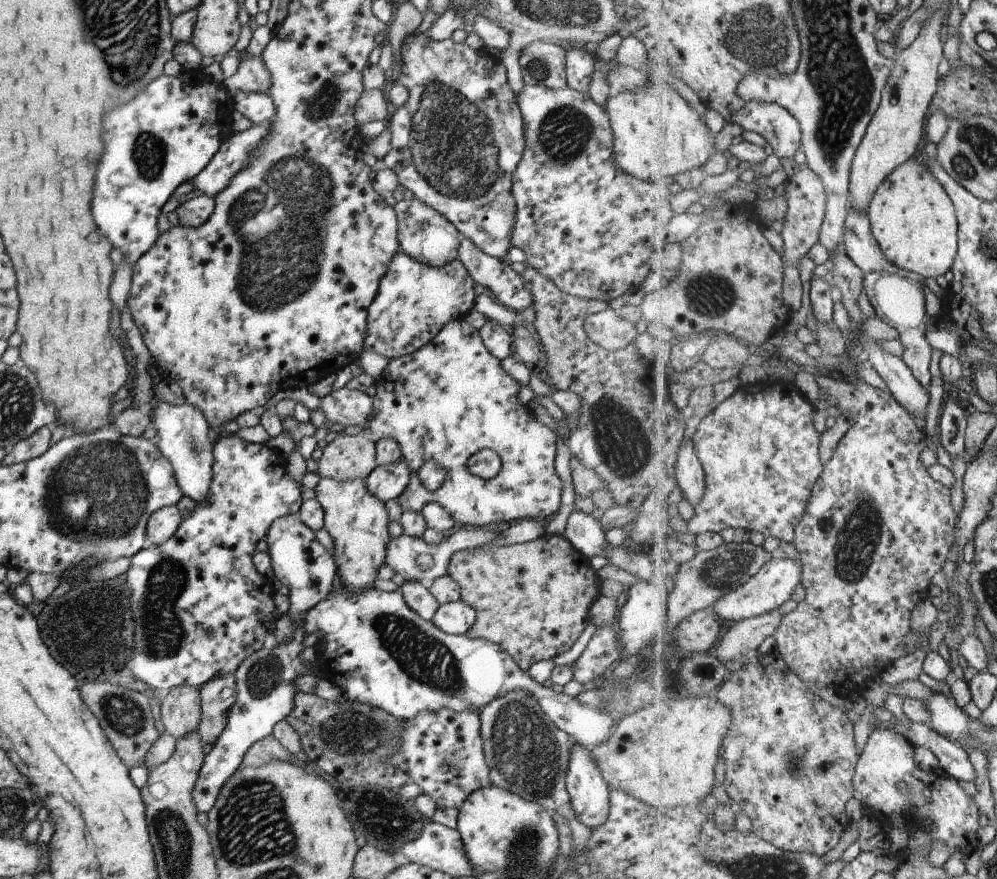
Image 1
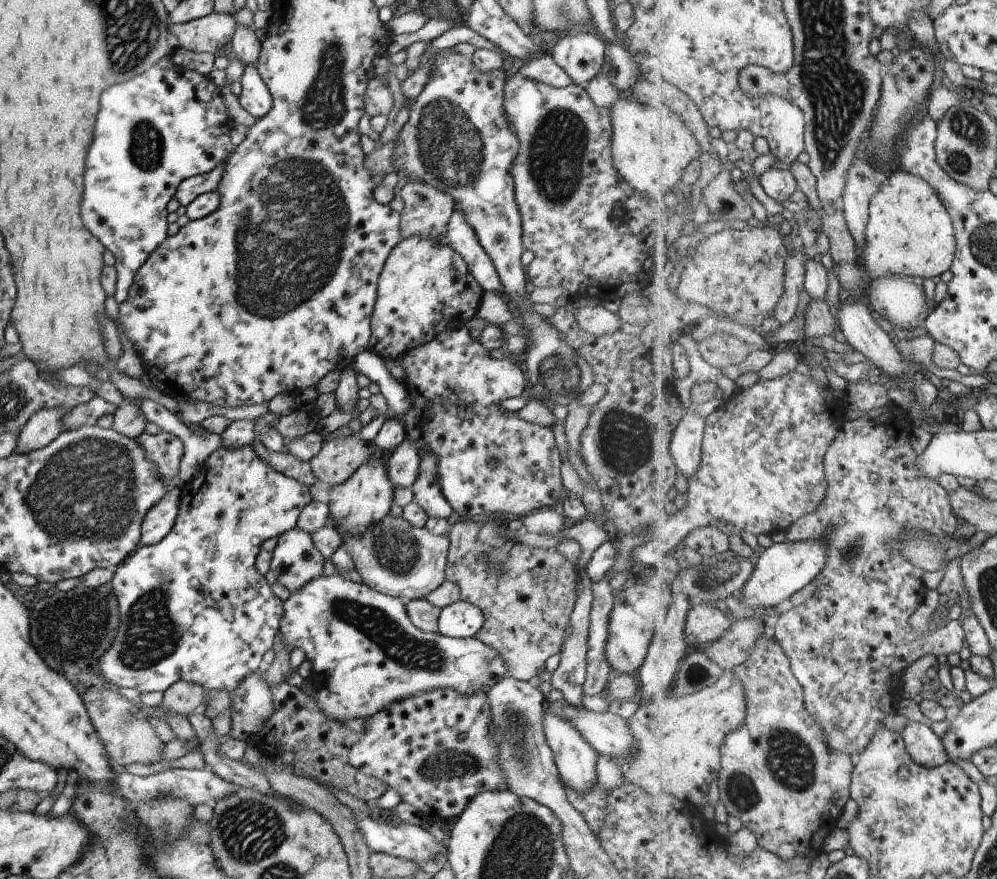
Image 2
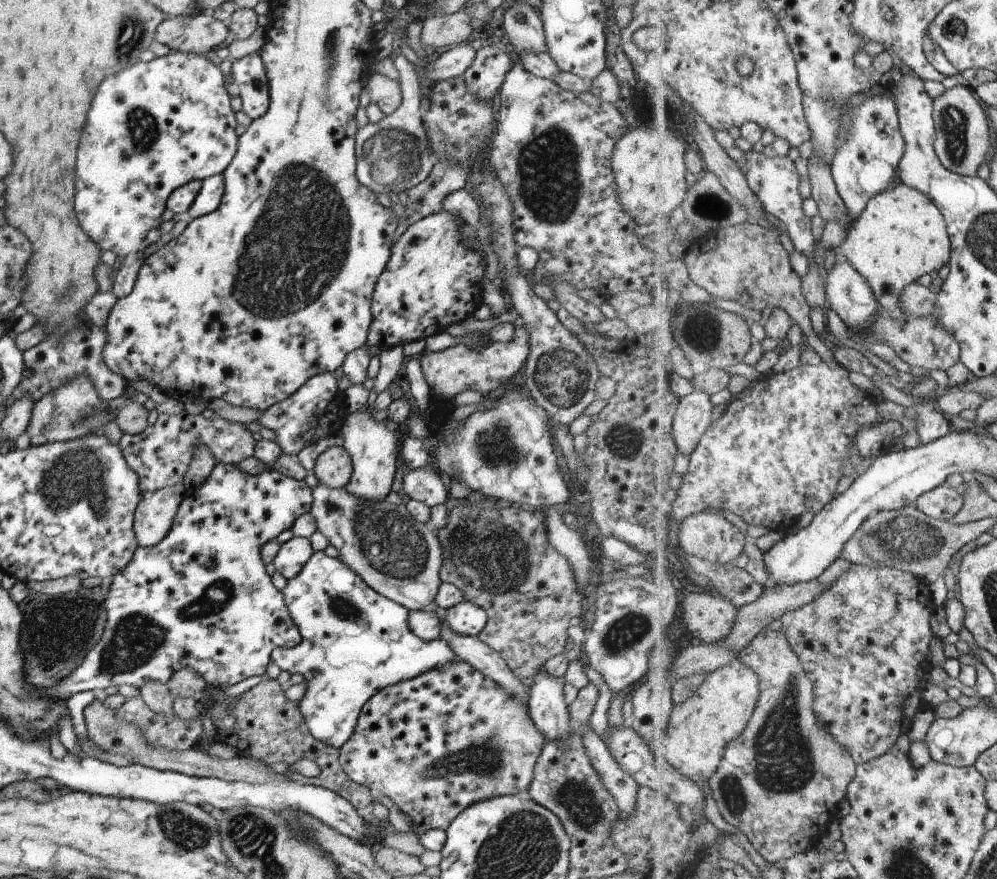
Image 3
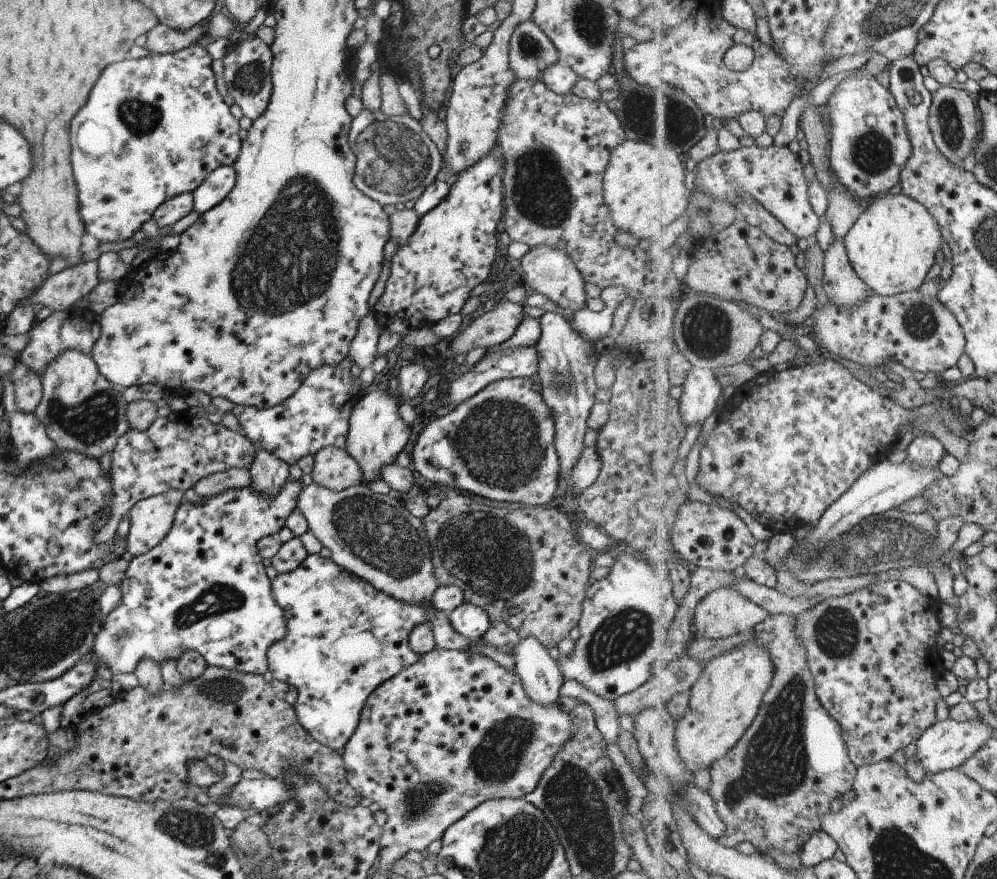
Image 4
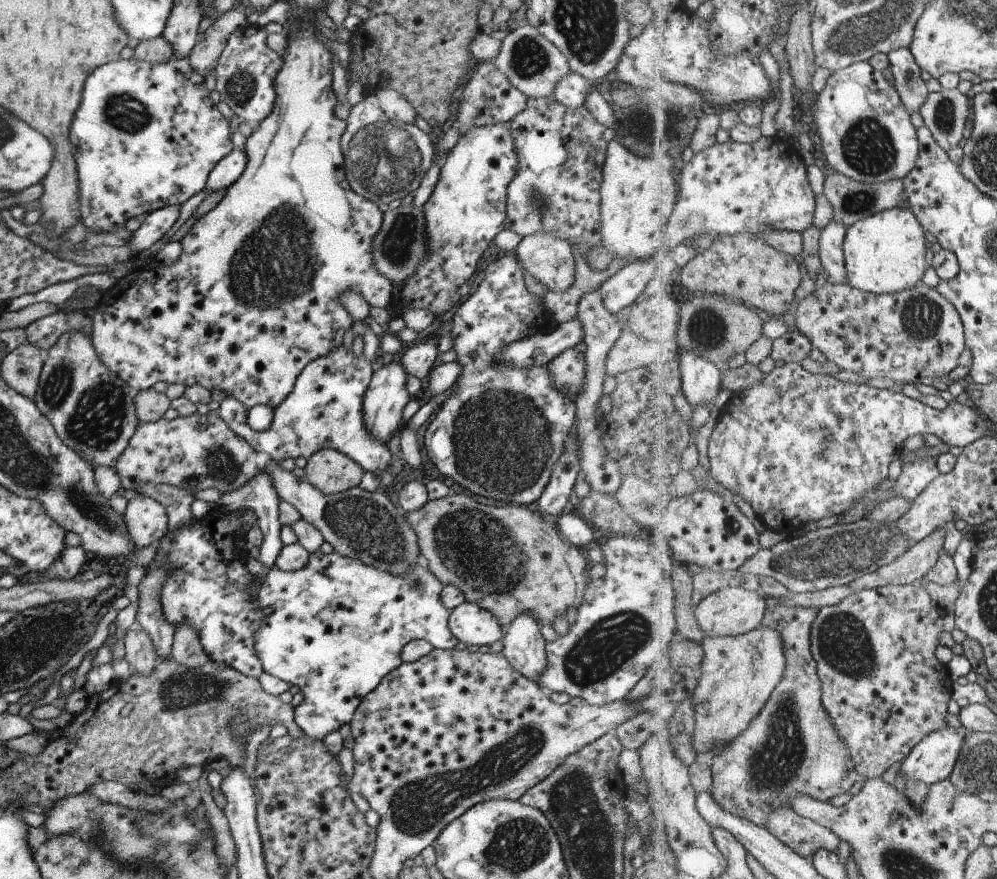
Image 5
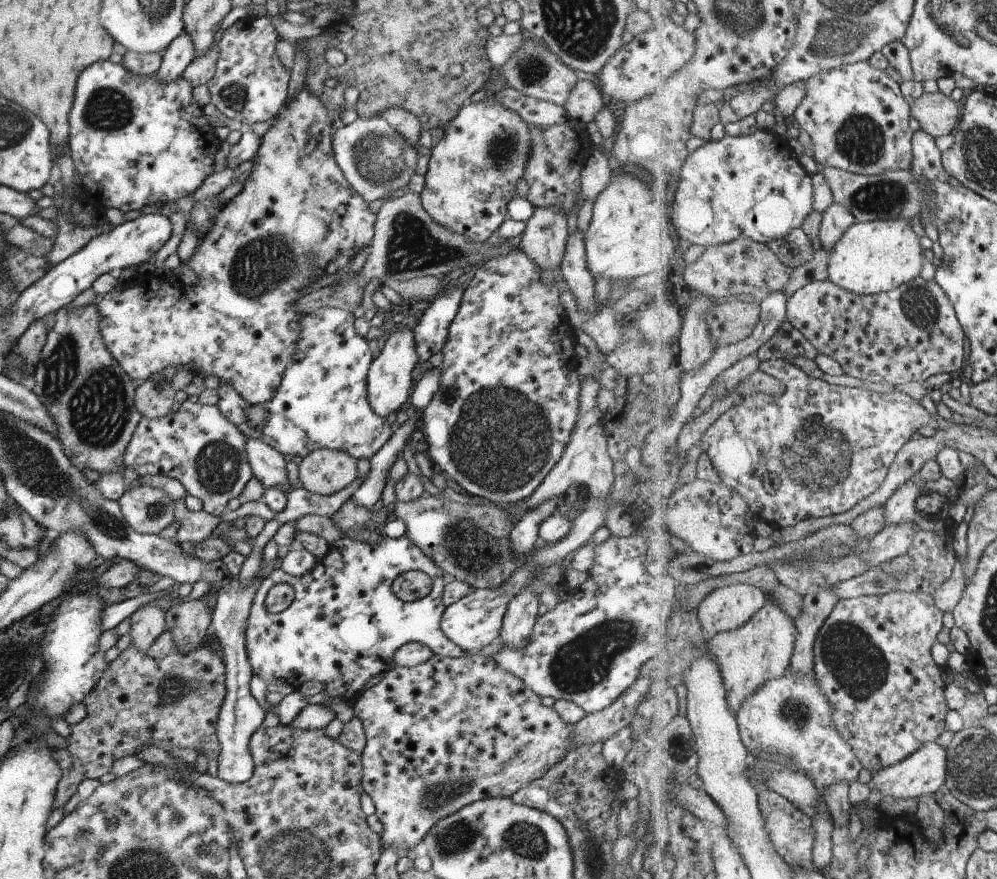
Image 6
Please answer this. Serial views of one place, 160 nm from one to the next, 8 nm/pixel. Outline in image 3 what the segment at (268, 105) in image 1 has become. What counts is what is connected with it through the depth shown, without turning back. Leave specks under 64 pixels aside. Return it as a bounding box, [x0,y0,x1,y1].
[230,52,268,120]

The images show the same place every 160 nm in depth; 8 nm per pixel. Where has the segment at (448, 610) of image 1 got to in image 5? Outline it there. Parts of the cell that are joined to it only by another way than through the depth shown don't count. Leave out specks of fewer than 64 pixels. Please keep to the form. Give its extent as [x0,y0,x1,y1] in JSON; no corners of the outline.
[447,601,503,649]

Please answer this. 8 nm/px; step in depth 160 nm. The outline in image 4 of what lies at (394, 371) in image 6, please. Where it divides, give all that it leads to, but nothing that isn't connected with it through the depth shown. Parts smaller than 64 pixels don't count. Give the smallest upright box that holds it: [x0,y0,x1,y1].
[345,390,411,485]

